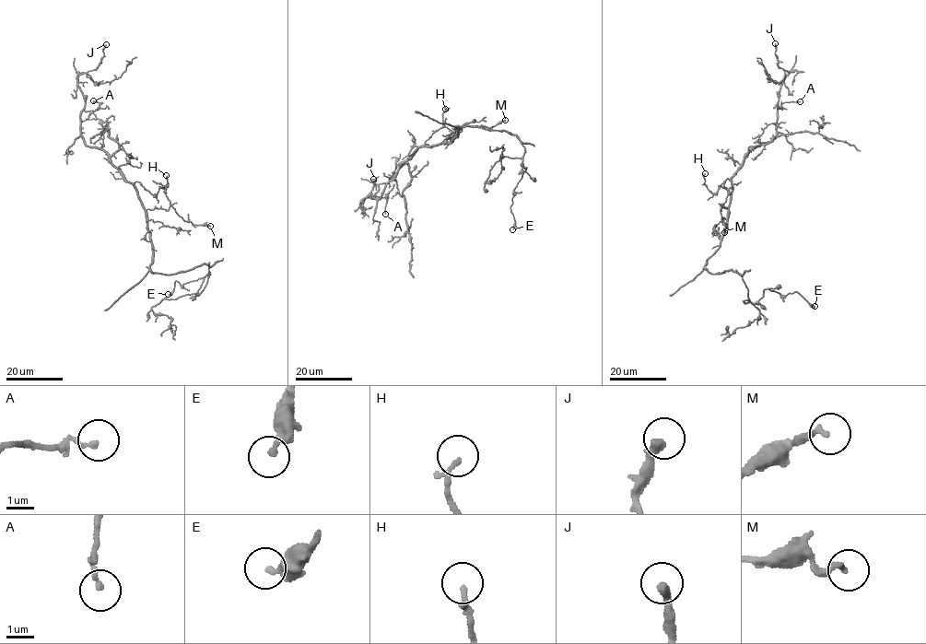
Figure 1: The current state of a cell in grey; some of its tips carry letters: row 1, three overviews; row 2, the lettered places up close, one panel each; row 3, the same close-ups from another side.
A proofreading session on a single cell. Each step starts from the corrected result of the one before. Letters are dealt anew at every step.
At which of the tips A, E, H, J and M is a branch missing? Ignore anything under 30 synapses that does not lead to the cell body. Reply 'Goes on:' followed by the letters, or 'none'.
Goes on: none

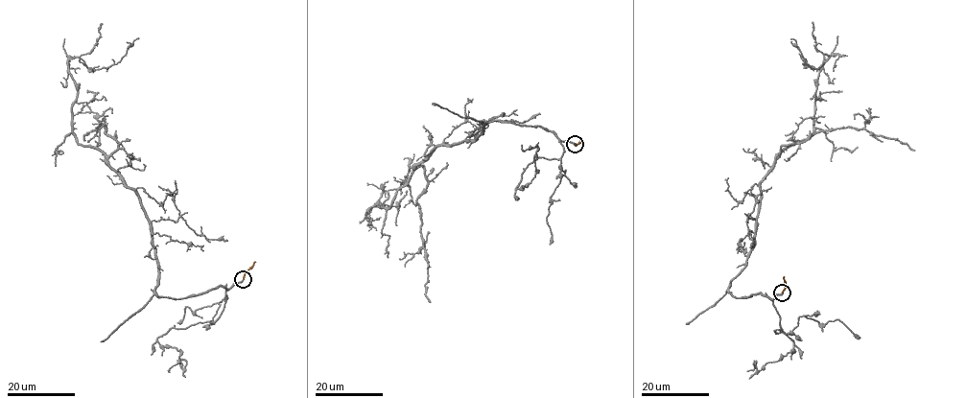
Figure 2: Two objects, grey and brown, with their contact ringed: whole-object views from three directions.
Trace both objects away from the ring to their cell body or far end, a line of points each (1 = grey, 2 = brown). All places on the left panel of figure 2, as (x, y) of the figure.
1: (244, 279), (159, 296), (140, 197), (73, 131), (77, 84), (67, 61), (106, 68), (138, 38)
2: (243, 279), (255, 261)

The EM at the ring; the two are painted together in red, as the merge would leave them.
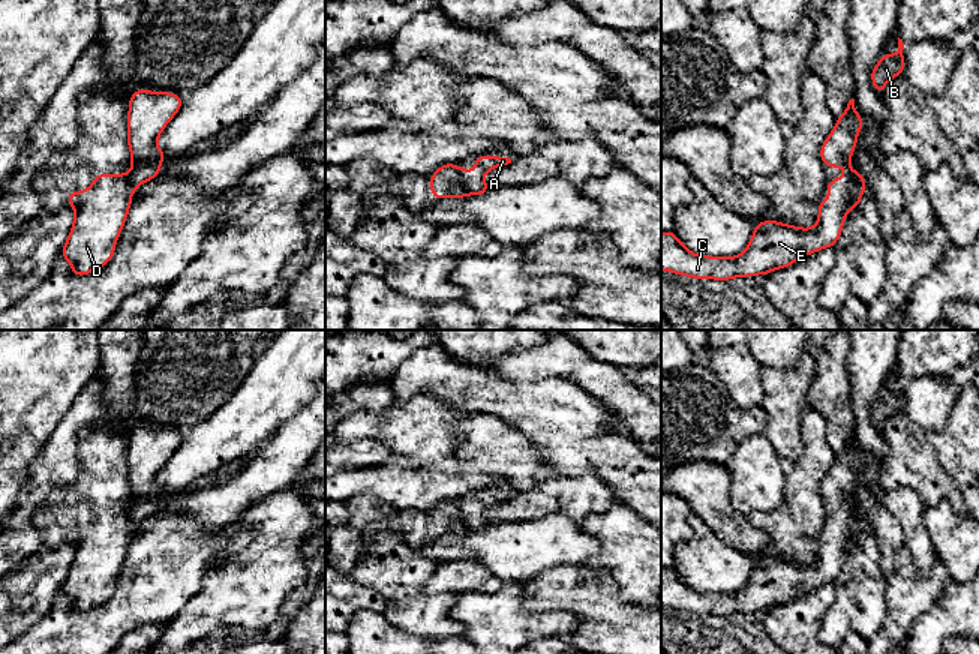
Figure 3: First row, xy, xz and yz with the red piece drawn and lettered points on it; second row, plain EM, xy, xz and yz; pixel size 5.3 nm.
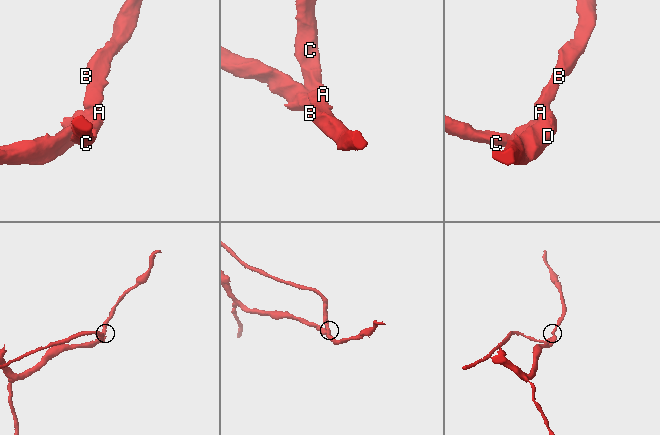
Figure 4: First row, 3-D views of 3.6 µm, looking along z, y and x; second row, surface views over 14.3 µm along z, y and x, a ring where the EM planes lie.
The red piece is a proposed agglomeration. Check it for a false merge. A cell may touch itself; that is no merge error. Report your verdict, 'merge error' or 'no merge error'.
merge error

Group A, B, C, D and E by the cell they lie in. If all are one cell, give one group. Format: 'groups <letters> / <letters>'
groups A B C E / D

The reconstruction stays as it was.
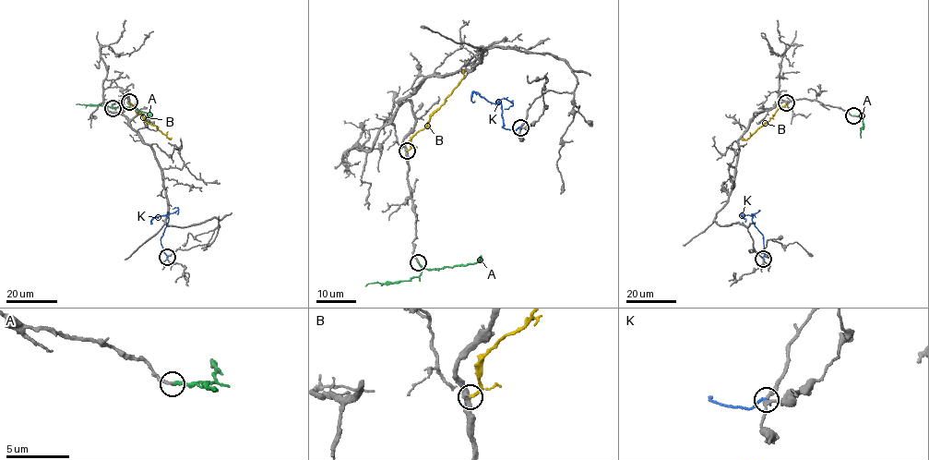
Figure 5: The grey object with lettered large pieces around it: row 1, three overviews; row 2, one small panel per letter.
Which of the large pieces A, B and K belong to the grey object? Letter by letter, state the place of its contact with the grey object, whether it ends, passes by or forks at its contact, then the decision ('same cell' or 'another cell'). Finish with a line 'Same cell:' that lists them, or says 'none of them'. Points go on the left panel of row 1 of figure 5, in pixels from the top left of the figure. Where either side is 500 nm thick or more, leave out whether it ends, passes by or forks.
A: meets grey at (113, 108); it ends there; same cell
B: meets grey at (129, 102); it ends there; another cell
K: meets grey at (167, 257); it ends there; another cell
Same cell: A

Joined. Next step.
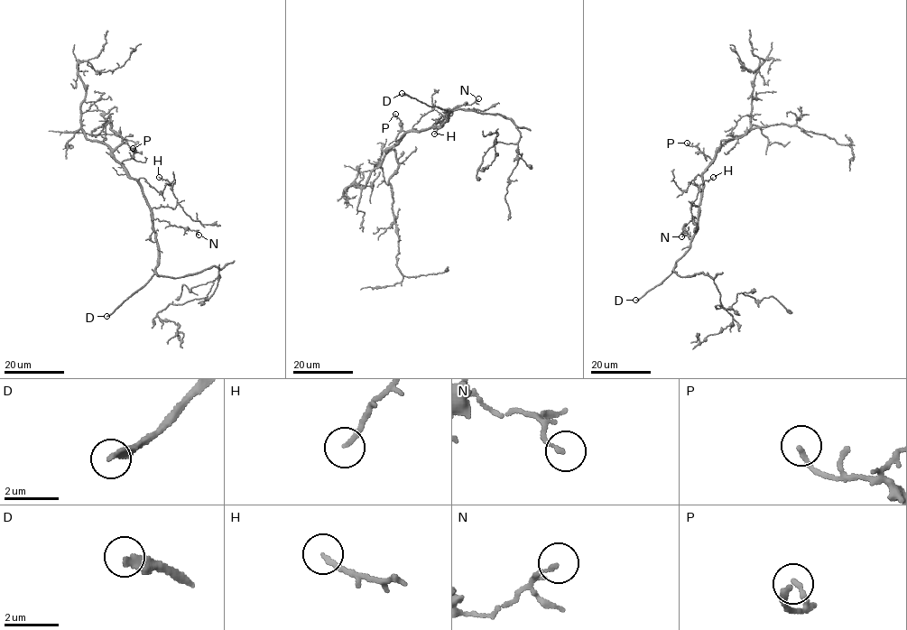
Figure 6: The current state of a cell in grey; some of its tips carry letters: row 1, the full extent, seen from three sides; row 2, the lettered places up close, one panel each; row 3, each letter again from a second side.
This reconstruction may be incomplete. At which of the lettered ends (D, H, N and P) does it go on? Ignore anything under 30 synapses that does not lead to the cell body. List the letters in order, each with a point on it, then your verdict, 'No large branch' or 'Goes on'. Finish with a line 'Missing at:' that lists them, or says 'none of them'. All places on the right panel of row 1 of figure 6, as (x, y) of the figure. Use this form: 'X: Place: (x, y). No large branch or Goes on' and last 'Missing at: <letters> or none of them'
D: Place: (635, 300). Goes on
H: Place: (713, 177). No large branch
N: Place: (681, 236). No large branch
P: Place: (687, 143). No large branch
Missing at: D

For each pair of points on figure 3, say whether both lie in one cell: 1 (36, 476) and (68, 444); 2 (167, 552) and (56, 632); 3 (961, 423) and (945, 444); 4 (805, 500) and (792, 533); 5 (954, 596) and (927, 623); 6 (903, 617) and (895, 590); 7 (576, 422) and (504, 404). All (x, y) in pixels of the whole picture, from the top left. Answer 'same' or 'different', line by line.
1: same
2: same
3: same
4: different
5: same
6: same
7: same

